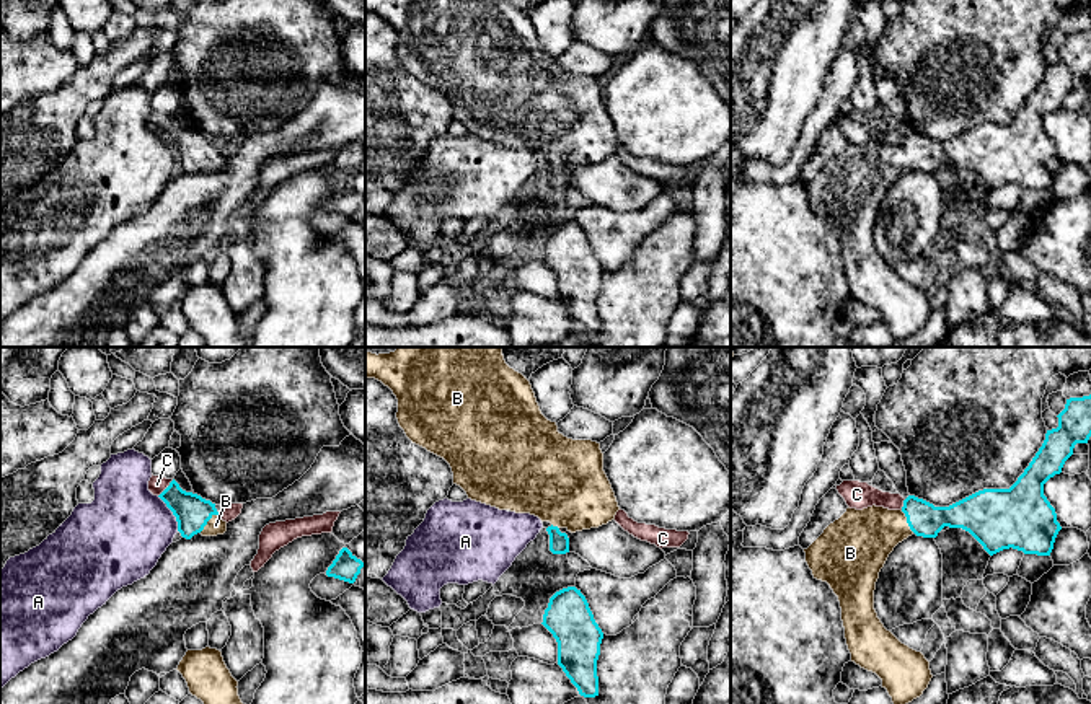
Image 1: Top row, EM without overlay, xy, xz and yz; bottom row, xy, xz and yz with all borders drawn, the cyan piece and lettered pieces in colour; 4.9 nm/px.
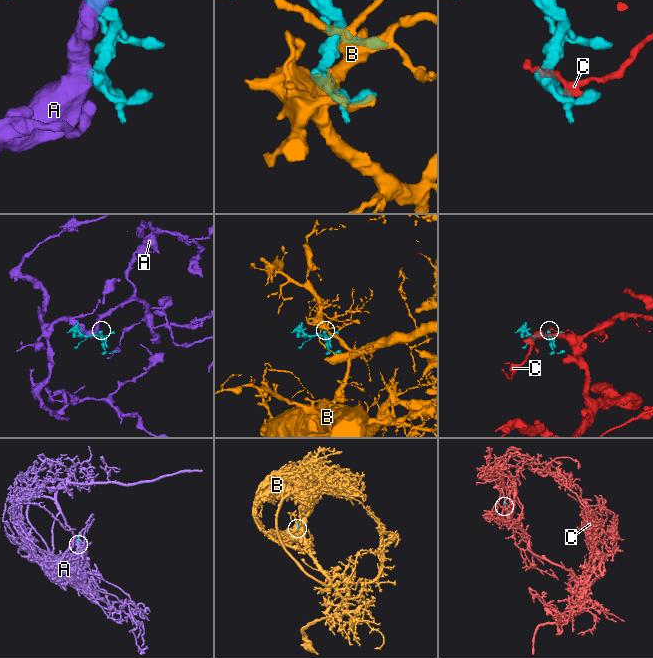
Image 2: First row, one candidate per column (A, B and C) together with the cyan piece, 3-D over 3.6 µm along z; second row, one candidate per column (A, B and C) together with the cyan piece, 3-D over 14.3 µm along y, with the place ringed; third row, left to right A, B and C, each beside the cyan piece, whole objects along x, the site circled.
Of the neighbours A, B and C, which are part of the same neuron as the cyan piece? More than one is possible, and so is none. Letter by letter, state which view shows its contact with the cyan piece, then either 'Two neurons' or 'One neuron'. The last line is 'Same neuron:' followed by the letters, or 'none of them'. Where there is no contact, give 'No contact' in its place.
A: Touches cyan in xy. Two neurons
B: Touches cyan in xy. One neuron
C: Touches cyan in xy. Two neurons
Same neuron: B

